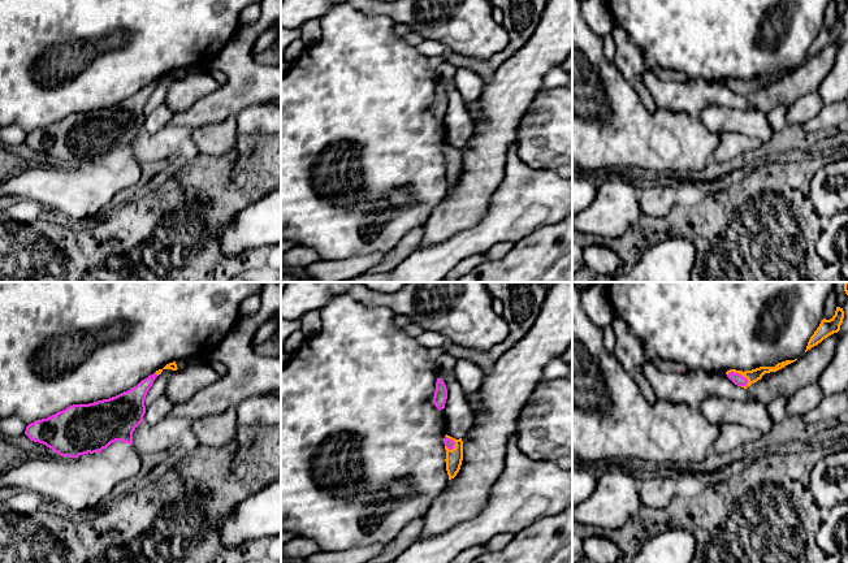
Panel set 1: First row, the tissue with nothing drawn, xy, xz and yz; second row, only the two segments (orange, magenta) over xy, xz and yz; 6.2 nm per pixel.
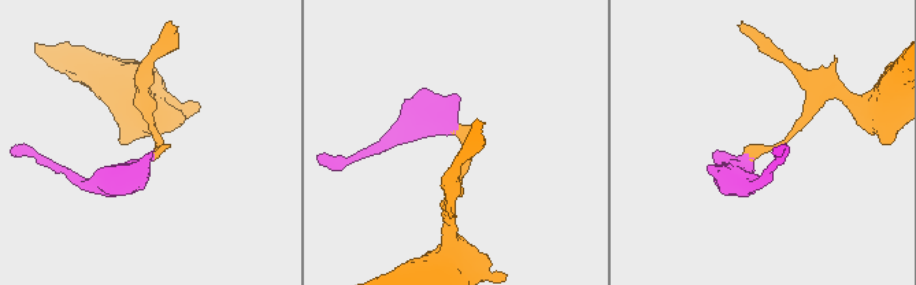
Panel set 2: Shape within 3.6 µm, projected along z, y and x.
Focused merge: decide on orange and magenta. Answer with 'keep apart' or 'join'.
join

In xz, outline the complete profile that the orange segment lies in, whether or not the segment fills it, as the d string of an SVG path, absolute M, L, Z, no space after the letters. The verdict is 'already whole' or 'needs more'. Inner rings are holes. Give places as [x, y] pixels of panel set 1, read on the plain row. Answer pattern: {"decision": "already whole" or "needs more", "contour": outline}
{"decision": "needs more", "contour": "M450 144L444 147L445 159L446 159L446 179L449 189L454 187L460 178L463 169L463 150L462 147L455 148Z"}

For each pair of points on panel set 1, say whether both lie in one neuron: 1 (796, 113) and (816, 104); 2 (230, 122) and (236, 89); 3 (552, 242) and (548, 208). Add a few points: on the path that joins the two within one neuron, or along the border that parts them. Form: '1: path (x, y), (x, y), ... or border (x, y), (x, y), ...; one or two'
1: path (801, 111), (810, 104); one
2: border (234, 116), (202, 125); two
3: border (558, 220), (532, 230), (522, 239); two

